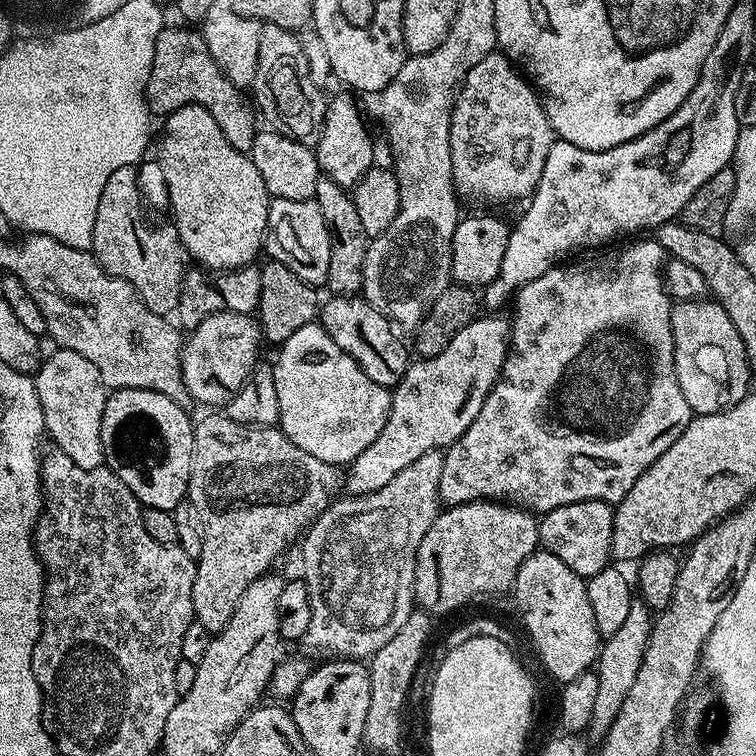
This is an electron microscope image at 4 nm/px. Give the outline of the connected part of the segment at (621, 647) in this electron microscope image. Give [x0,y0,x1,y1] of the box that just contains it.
[586,599,653,742]

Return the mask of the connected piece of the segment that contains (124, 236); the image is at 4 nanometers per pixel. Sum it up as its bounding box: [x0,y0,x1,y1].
[90,166,186,317]

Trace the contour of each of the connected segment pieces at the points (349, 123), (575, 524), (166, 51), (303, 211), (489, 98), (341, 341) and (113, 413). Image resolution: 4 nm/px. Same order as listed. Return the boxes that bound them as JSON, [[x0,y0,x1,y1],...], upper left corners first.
[[314,90,376,190],[539,500,614,578],[146,26,258,154],[263,198,333,286],[450,52,558,204],[318,295,410,390],[101,388,194,512]]

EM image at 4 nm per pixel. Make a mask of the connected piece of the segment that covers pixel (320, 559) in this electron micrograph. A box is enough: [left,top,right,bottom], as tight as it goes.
[302,450,444,660]

